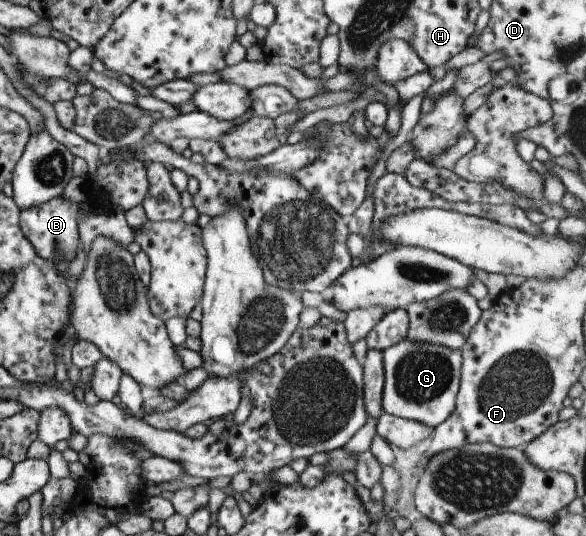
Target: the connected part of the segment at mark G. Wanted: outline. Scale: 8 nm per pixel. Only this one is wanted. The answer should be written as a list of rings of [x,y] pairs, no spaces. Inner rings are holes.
[[[404,339],[385,349],[382,355],[385,373],[382,395],[384,412],[428,425],[433,430],[452,415],[461,382],[461,349]]]

